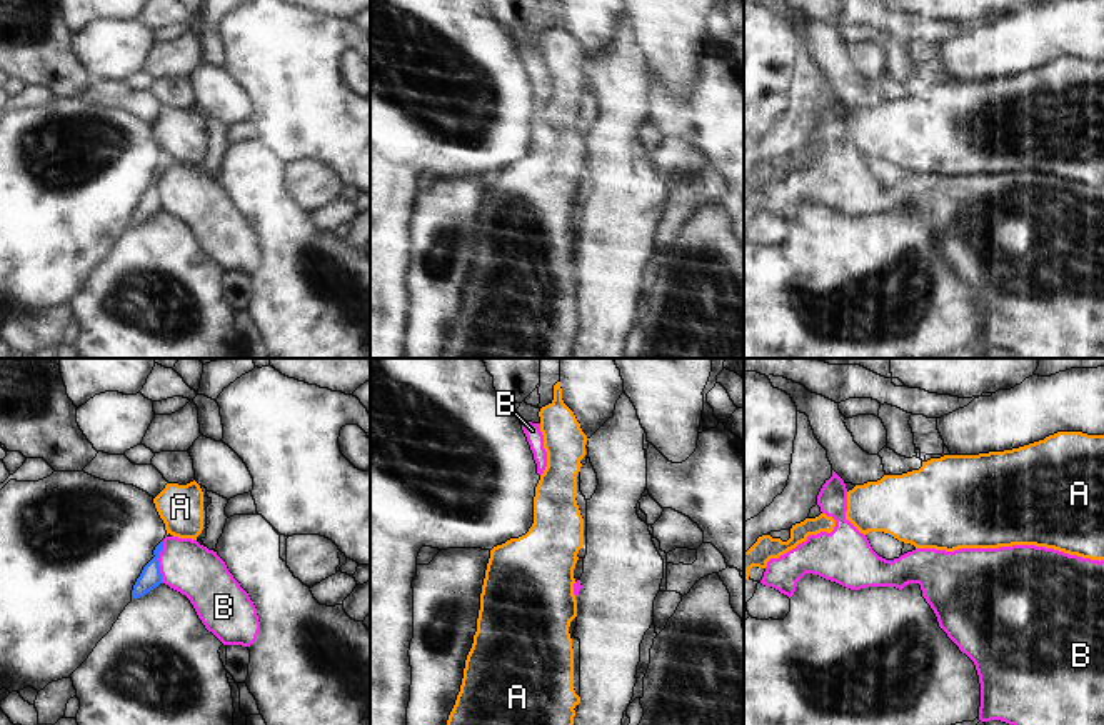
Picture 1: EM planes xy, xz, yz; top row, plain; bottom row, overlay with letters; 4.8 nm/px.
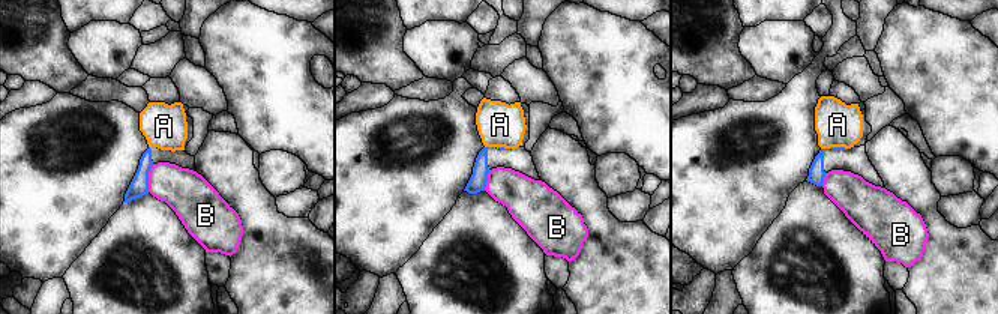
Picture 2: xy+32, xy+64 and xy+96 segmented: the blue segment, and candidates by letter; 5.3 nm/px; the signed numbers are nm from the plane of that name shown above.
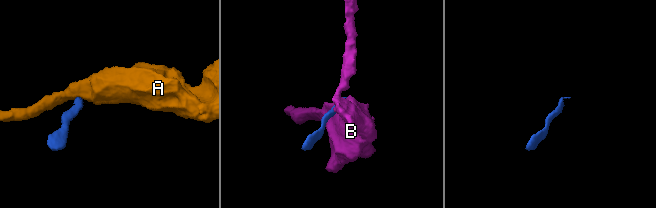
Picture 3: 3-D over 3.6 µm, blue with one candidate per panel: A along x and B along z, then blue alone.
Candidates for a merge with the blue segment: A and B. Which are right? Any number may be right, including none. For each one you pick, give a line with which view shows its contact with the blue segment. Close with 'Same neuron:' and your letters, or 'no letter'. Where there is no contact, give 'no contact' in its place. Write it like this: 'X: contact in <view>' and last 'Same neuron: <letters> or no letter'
Same neuron: no letter

